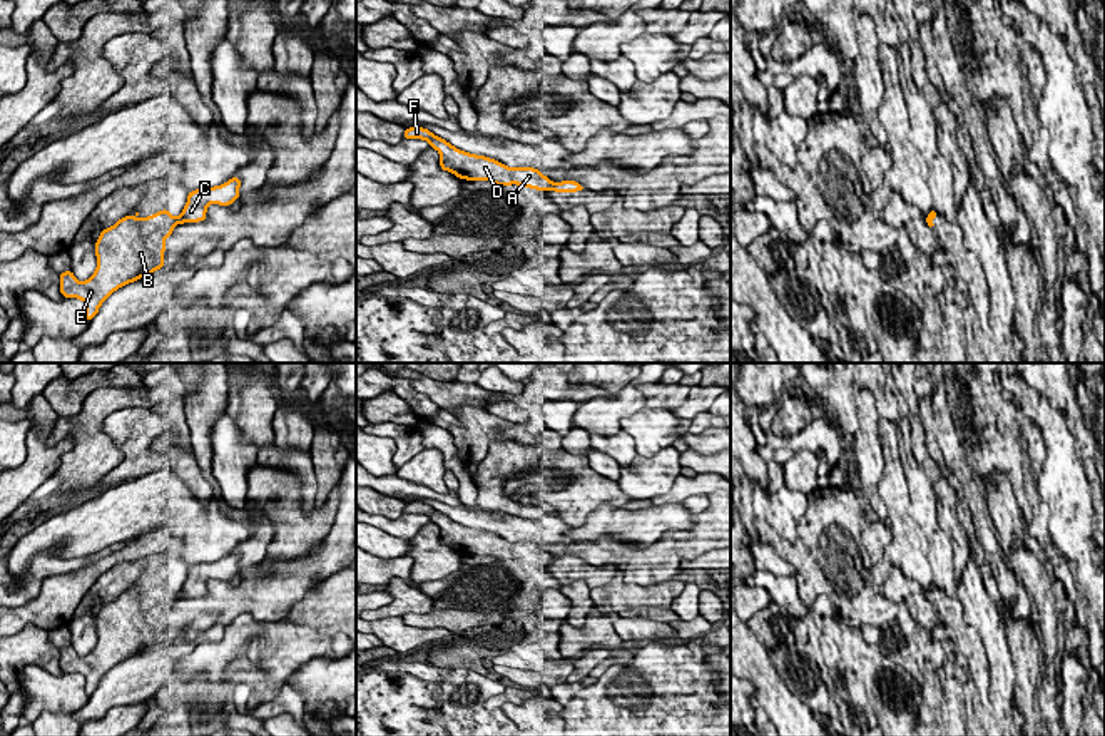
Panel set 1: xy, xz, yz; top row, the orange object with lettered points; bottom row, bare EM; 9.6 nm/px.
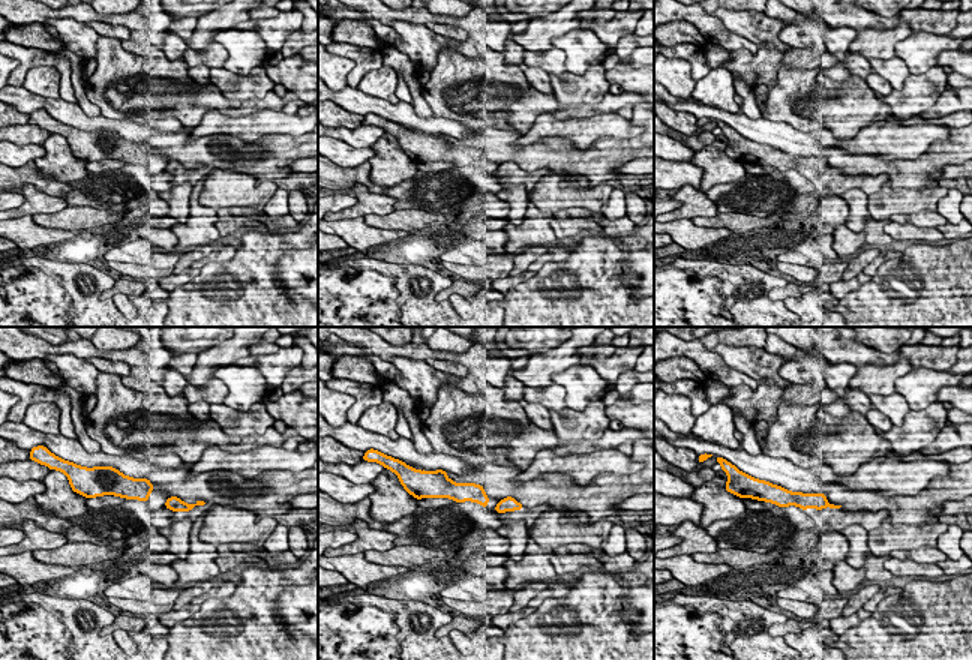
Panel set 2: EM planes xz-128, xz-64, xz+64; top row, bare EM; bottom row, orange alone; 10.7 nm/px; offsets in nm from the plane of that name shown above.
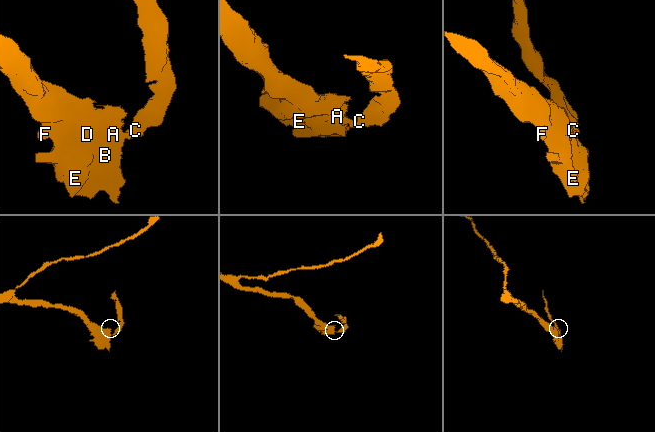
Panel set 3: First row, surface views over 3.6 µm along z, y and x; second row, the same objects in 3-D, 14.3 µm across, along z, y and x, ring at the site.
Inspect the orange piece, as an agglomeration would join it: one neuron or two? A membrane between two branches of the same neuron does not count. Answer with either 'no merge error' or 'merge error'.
merge error

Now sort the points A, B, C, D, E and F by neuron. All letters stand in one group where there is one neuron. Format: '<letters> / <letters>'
A B D E F / C

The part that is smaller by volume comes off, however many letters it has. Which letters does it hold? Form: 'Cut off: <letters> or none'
Cut off: C

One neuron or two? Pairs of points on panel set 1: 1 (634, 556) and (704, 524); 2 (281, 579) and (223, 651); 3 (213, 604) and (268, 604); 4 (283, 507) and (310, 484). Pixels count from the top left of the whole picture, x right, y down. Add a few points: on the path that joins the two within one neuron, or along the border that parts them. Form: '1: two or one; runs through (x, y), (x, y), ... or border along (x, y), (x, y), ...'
1: one; runs through (651, 556), (666, 552), (676, 544), (687, 541)
2: two; border along (291, 608), (283, 619), (241, 613), (226, 626)
3: one; runs through (226, 604), (254, 606)
4: two; border along (269, 467), (300, 479), (301, 511), (308, 517)

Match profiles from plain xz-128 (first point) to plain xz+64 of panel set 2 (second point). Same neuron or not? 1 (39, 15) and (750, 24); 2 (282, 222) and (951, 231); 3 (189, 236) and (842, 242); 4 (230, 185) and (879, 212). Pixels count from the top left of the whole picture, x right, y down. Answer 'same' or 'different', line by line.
1: same
2: same
3: same
4: same

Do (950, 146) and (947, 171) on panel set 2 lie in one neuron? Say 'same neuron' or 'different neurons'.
different neurons

